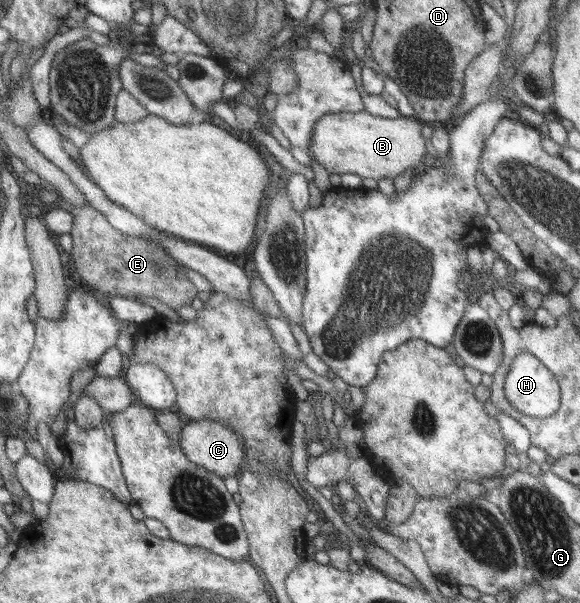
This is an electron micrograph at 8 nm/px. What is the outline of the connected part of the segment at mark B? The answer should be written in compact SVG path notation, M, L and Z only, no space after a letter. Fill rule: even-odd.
M340 112L338 114L326 114L315 122L314 132L312 132L312 144L308 149L312 160L321 164L328 172L348 176L357 174L359 177L380 179L391 178L394 180L402 172L411 170L416 174L424 169L424 158L428 154L426 151L426 141L422 137L423 122L414 117L400 116L395 119L380 118L372 116L368 112Z

